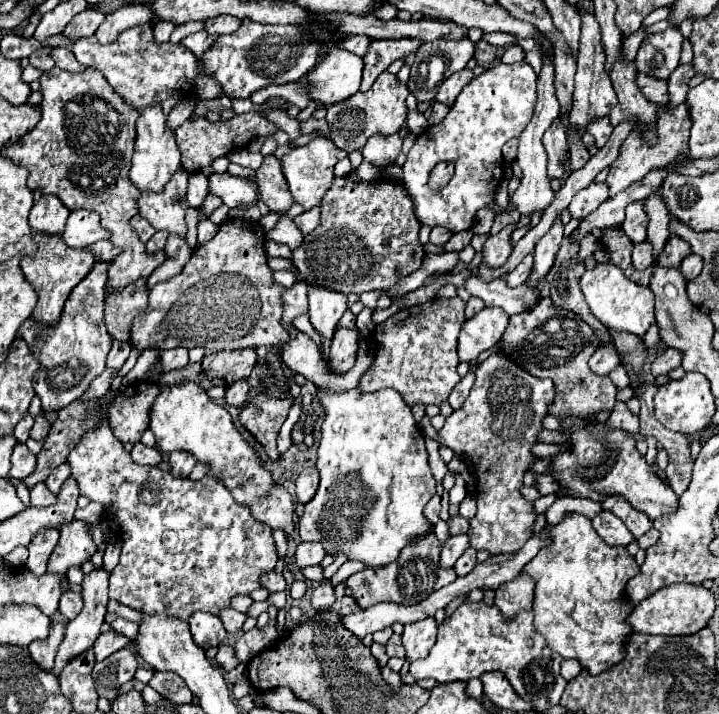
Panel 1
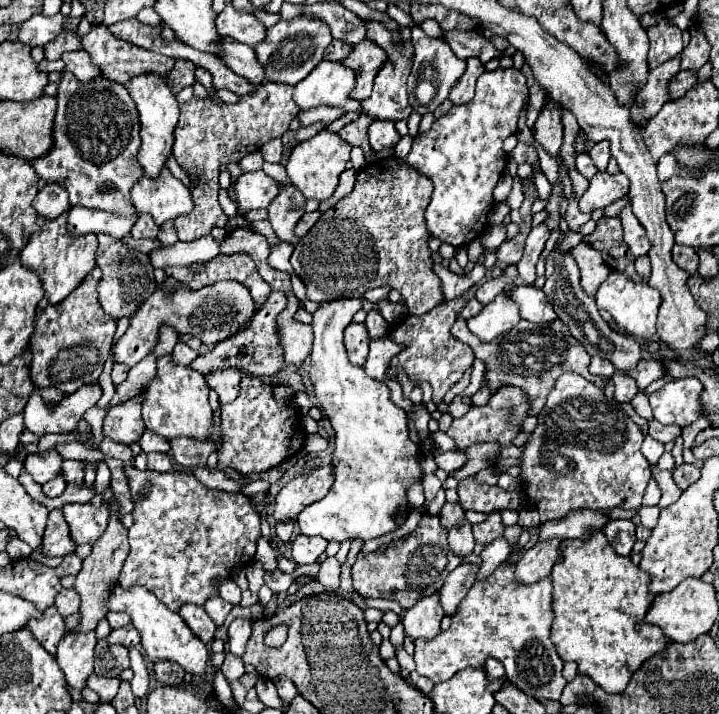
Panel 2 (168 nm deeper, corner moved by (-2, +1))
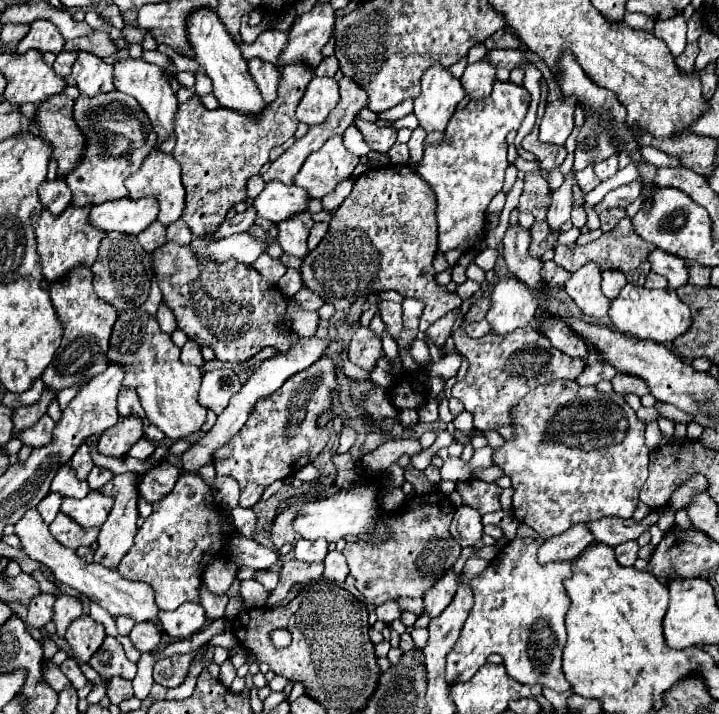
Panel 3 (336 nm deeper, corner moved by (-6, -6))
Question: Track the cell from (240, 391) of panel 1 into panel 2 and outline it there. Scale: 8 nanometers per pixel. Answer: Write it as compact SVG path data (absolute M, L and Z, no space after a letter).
M226 367L226 369L214 369L212 373L206 375L206 385L210 389L214 389L218 393L218 401L222 405L232 403L238 397L238 389L240 389L240 371L234 367Z

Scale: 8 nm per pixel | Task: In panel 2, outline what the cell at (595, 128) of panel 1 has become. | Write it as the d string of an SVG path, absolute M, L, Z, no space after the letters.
M600 141L594 145L594 149L590 151L590 157L594 161L594 165L598 167L598 171L606 171L606 165L608 165L608 159L610 159L610 149L608 149L608 141Z

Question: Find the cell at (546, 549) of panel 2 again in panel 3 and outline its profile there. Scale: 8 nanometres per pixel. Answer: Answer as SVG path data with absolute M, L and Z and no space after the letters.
M576 524L568 528L568 532L554 536L552 540L546 540L538 548L538 564L568 562L576 558L590 542L594 542L594 536L586 528L586 524Z

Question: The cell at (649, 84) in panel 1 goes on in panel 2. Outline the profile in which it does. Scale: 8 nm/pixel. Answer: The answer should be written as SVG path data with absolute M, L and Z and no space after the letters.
M682 71L682 73L670 83L670 97L672 97L672 99L684 97L696 83L698 83L698 77L696 77L694 71Z

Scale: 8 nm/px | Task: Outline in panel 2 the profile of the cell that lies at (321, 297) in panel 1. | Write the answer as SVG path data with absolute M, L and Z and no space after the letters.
M344 299L344 301L330 301L318 307L314 313L314 347L310 353L310 379L314 383L316 399L322 405L324 413L330 417L332 427L336 431L336 451L332 457L334 465L334 485L330 493L312 505L308 505L300 517L298 525L304 535L320 535L326 541L354 541L354 539L376 539L384 533L390 533L396 529L394 513L402 511L408 513L408 501L406 501L406 489L414 483L420 483L422 469L418 465L418 445L414 445L408 439L408 425L406 425L406 411L396 407L390 401L390 391L382 381L376 381L366 375L362 367L356 367L348 361L342 333L352 323L352 317L356 311L362 309L362 299Z

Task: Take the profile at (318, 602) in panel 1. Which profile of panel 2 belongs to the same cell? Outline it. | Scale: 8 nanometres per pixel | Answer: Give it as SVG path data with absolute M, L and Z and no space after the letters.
M328 557L316 575L320 585L324 585L326 591L336 591L340 587L340 563L336 557Z

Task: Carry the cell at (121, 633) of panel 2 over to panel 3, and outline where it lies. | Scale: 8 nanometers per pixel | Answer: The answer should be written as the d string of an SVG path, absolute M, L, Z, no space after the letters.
M136 624L130 632L130 640L136 650L152 652L160 644L160 632L152 624Z

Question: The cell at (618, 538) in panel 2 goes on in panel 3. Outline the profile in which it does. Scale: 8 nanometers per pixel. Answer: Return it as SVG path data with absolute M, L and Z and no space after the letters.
M628 540L628 542L624 542L624 544L618 544L618 546L614 548L616 560L618 560L622 566L632 566L634 560L636 560L636 556L638 556L638 550L640 550L640 546L638 546L636 540Z

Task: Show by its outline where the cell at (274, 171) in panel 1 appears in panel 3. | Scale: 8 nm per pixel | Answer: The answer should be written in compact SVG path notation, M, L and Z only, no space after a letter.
M300 212L300 216L292 216L292 220L284 220L280 224L276 224L278 228L278 244L282 246L282 250L286 254L304 258L308 254L306 248L306 238L310 234L314 220L310 216L310 212Z

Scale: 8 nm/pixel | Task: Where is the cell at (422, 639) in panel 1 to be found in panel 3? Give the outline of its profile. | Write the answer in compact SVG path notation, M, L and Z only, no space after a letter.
M448 570L426 594L424 594L424 612L430 618L436 618L444 612L444 608L452 602L454 594L456 594L456 574L452 570Z

